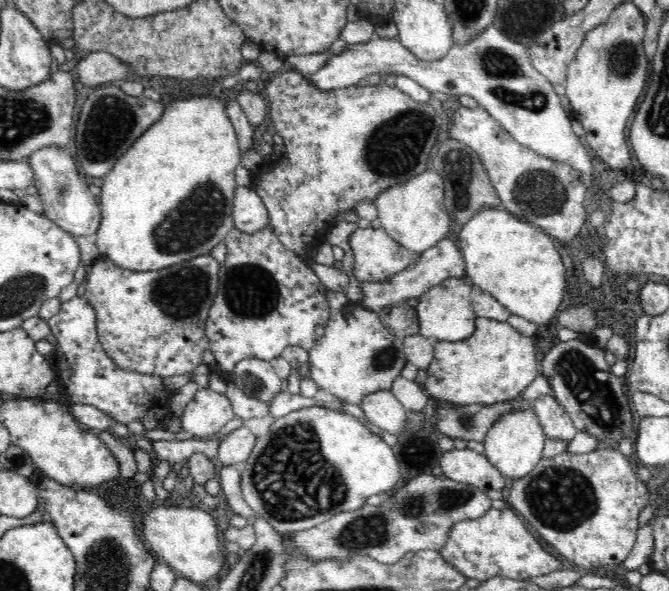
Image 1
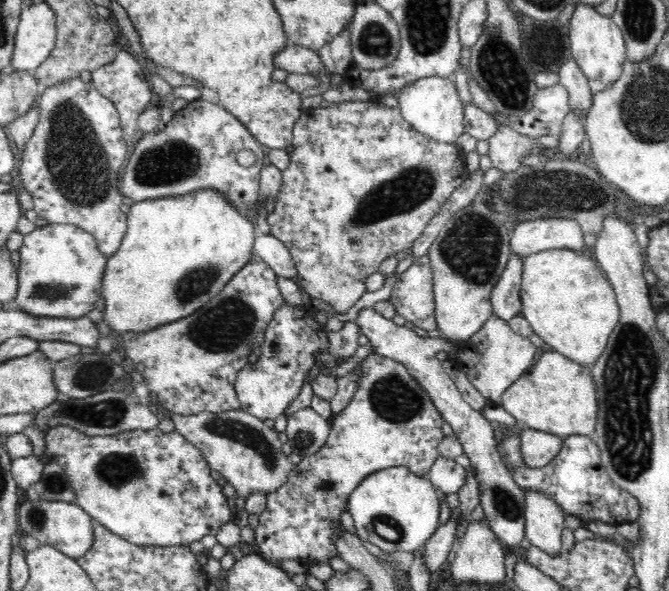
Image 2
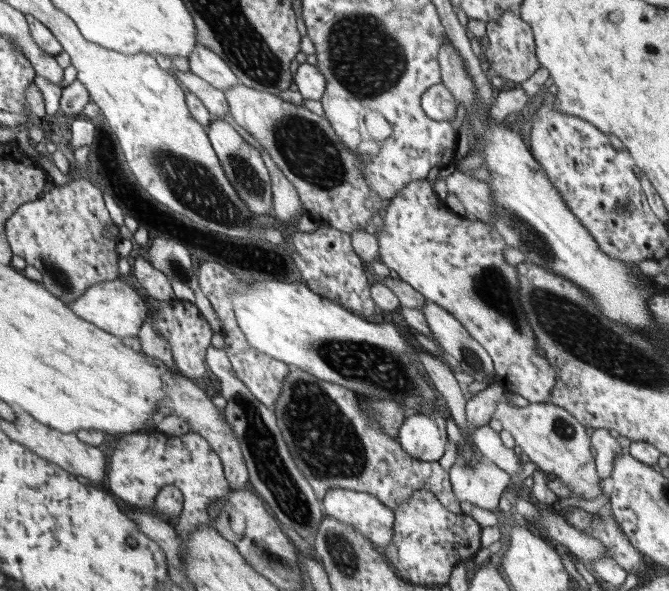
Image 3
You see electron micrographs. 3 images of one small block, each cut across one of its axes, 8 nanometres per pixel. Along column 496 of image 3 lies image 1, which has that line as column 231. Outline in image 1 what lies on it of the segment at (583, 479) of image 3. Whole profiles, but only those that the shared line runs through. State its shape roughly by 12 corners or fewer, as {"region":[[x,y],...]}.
{"region":[[199,389],[182,431],[208,438],[235,418],[230,400]]}

